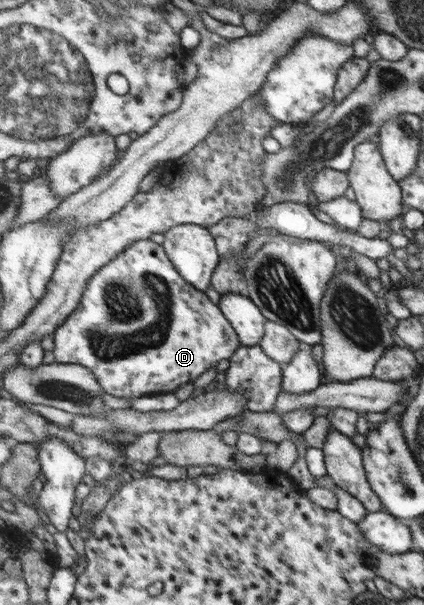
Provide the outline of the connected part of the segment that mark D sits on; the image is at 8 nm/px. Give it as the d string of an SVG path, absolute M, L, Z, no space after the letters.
M151 238L130 244L124 252L118 254L116 259L113 259L108 265L105 265L105 267L89 281L89 285L82 296L81 304L76 308L76 311L73 311L72 315L69 315L69 319L66 320L52 336L55 339L55 348L52 352L56 362L77 363L89 367L98 376L106 393L129 399L154 394L173 394L180 385L192 383L196 381L202 373L210 371L214 365L216 366L218 361L222 361L222 359L230 361L231 357L243 345L241 337L230 321L228 321L225 313L221 310L221 306L214 303L205 292L200 291L196 286L186 281L178 271L175 263L169 258L165 246L154 242Z

